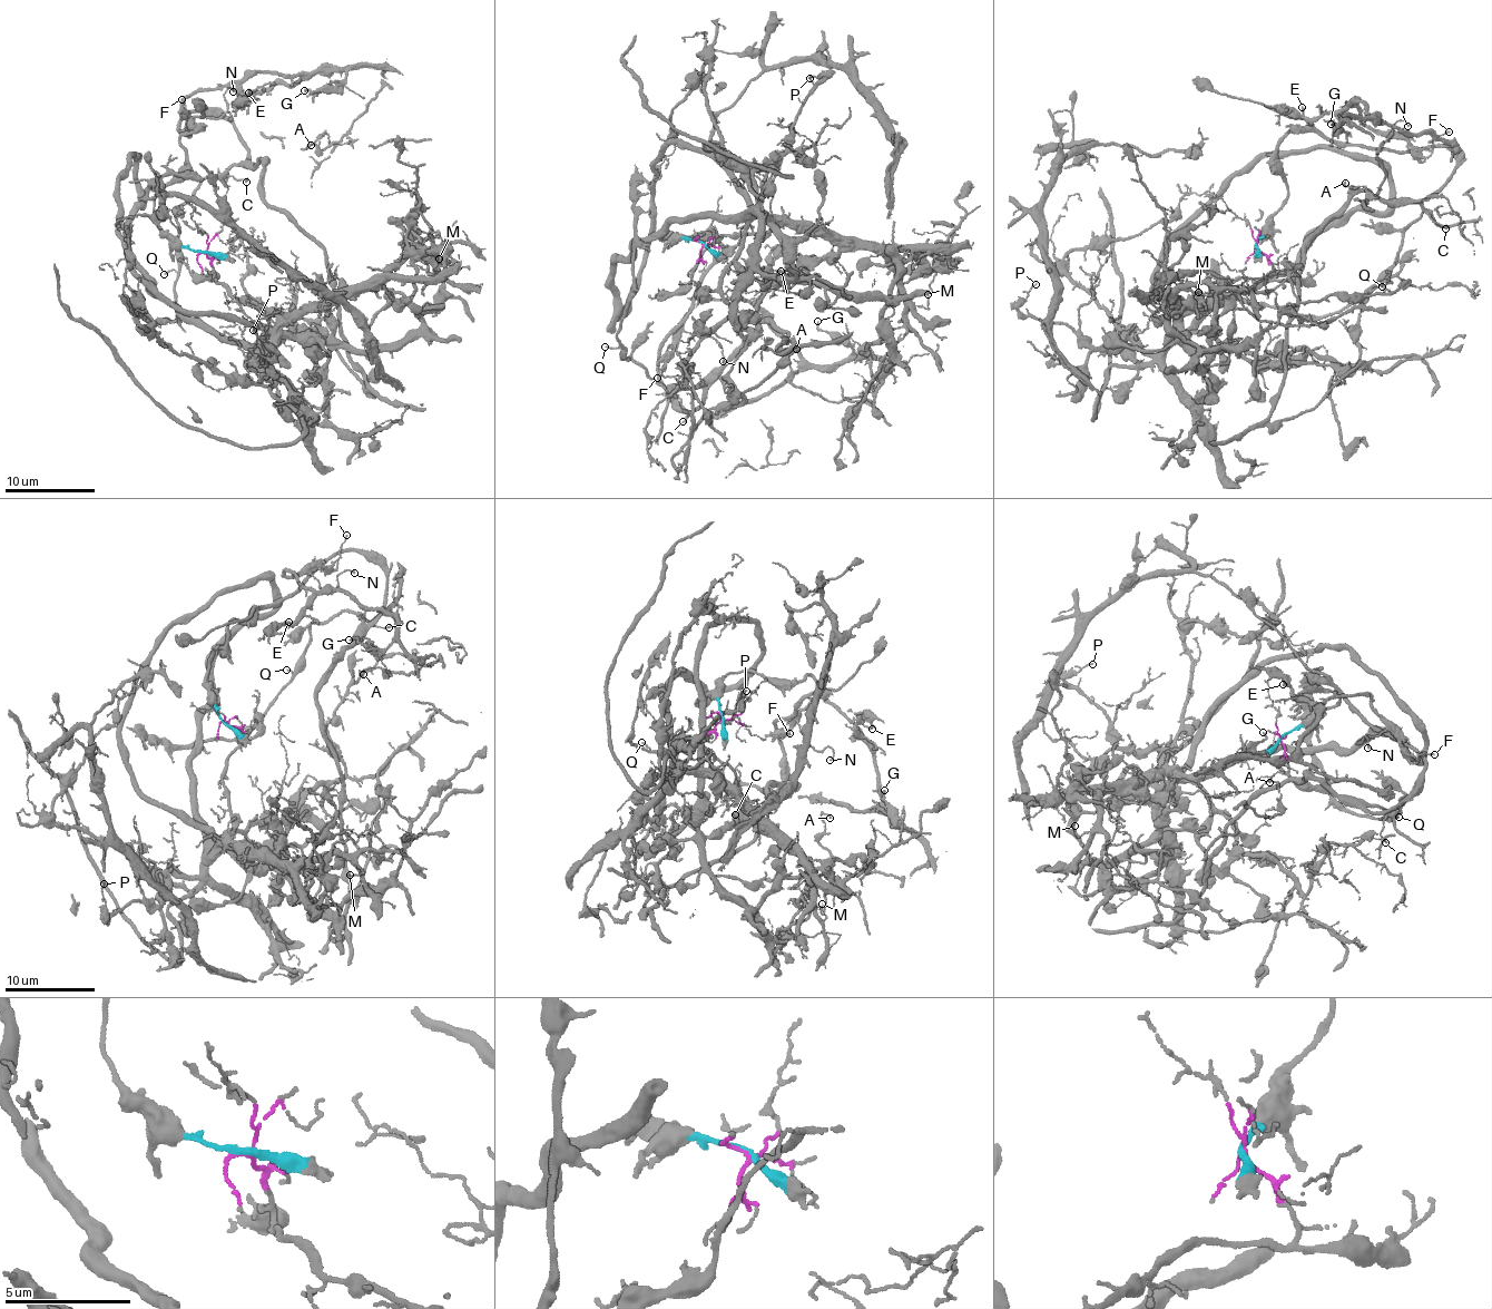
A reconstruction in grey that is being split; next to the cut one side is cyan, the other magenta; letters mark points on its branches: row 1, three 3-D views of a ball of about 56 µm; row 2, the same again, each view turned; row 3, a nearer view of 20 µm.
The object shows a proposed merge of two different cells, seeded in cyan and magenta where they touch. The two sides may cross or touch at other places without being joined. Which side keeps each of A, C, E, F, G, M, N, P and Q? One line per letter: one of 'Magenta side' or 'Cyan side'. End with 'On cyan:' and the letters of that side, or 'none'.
A: Cyan side
C: Cyan side
E: Cyan side
F: Cyan side
G: Cyan side
M: Magenta side
N: Cyan side
P: Magenta side
Q: Cyan side
On cyan: A, C, E, F, G, N, Q

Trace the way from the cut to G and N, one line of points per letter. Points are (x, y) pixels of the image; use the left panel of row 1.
G: (204, 252), (155, 215), (196, 129), (179, 128), (184, 101), (266, 71), (345, 72), (304, 90)
N: (204, 252), (160, 230), (155, 195), (185, 164), (180, 137), (196, 129), (183, 120), (217, 118), (233, 93)

